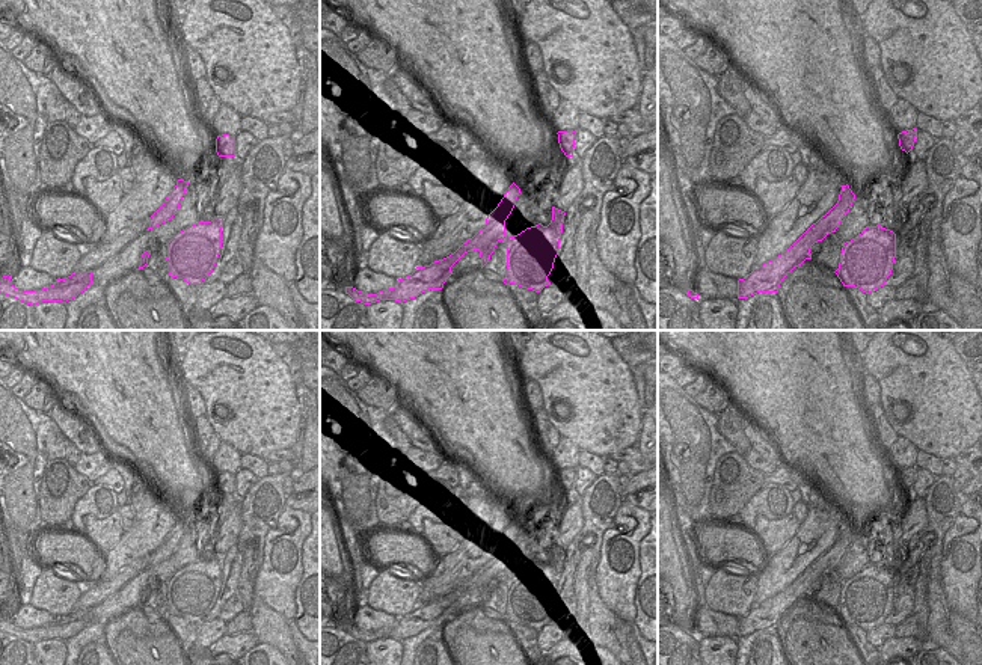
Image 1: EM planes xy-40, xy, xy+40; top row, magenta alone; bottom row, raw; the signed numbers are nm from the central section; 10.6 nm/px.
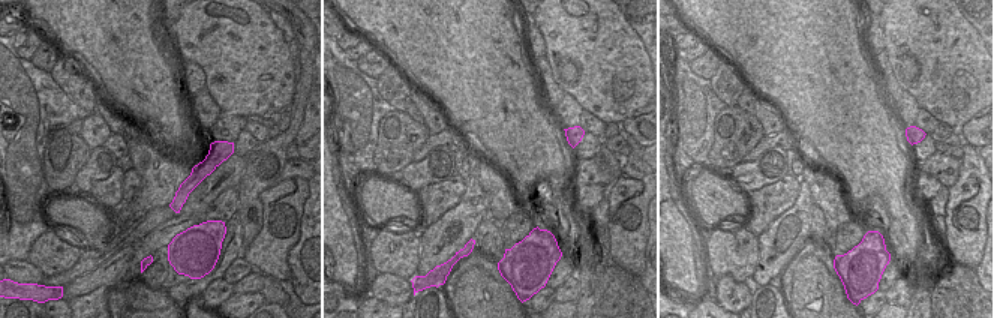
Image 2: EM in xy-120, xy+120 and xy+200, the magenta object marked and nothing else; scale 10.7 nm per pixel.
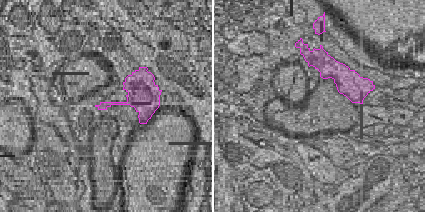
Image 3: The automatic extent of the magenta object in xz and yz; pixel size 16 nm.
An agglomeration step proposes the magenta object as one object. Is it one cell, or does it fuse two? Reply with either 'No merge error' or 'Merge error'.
Merge error

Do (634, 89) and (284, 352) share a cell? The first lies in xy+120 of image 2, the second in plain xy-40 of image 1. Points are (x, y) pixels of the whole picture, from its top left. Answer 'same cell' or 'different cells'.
different cells

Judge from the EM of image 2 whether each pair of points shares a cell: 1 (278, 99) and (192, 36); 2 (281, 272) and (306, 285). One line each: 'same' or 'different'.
1: same
2: different

